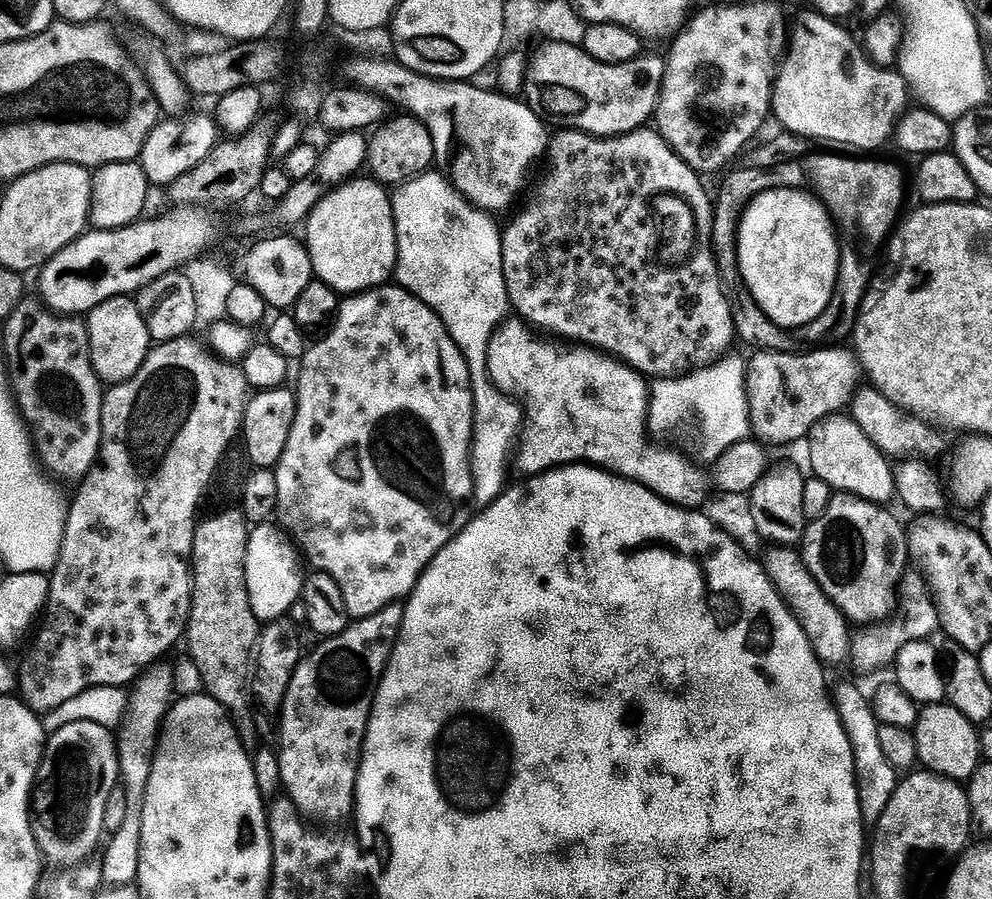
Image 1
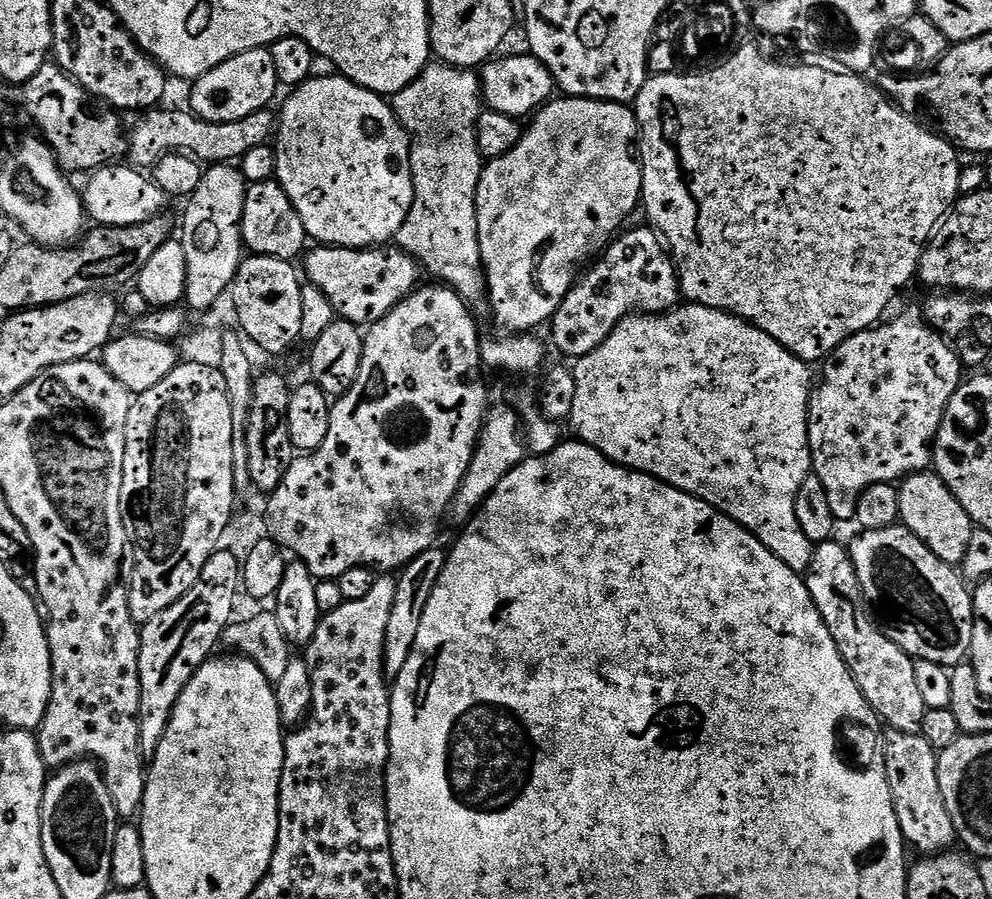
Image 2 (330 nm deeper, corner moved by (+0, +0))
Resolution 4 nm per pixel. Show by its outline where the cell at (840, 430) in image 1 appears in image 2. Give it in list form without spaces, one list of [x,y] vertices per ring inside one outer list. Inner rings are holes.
[[[925,470],[905,476],[898,489],[899,519],[903,527],[909,528],[923,544],[927,544],[933,554],[942,558],[942,562],[953,566],[963,565],[967,550],[971,546],[974,525],[966,510],[962,510],[958,498],[954,498],[948,485],[942,482],[942,478],[937,476],[935,471]]]

